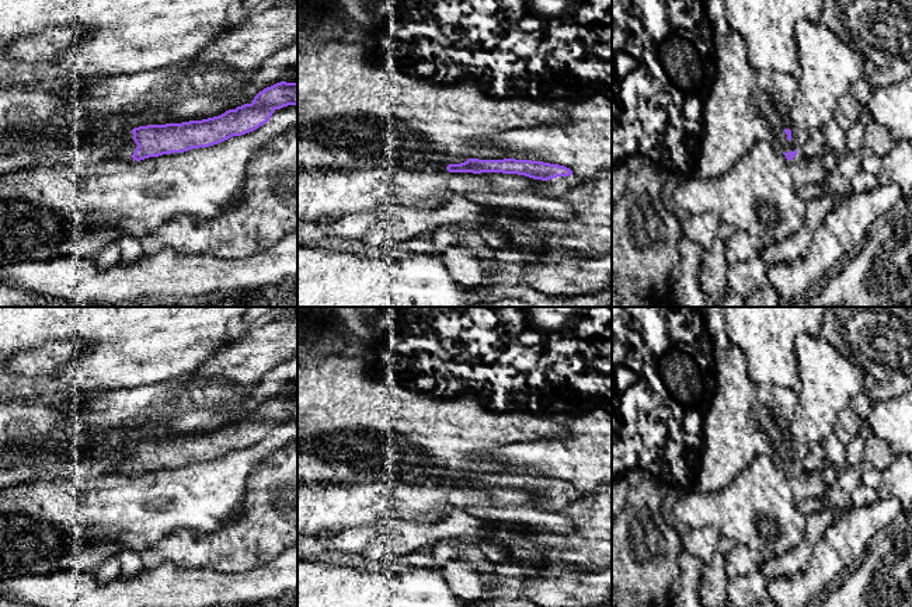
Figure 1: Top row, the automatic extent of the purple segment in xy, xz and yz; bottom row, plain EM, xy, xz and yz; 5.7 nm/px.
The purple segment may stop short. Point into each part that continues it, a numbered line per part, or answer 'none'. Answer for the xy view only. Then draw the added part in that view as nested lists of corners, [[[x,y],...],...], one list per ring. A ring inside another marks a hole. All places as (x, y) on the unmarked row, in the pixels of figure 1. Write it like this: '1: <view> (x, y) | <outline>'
1: xy (104, 457) | [[[95,443],[90,449],[73,451],[74,458],[91,472],[130,471],[138,458],[132,444],[112,446],[109,443]]]

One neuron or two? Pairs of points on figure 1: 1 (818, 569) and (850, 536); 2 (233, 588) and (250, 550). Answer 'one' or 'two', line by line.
1: one
2: two

